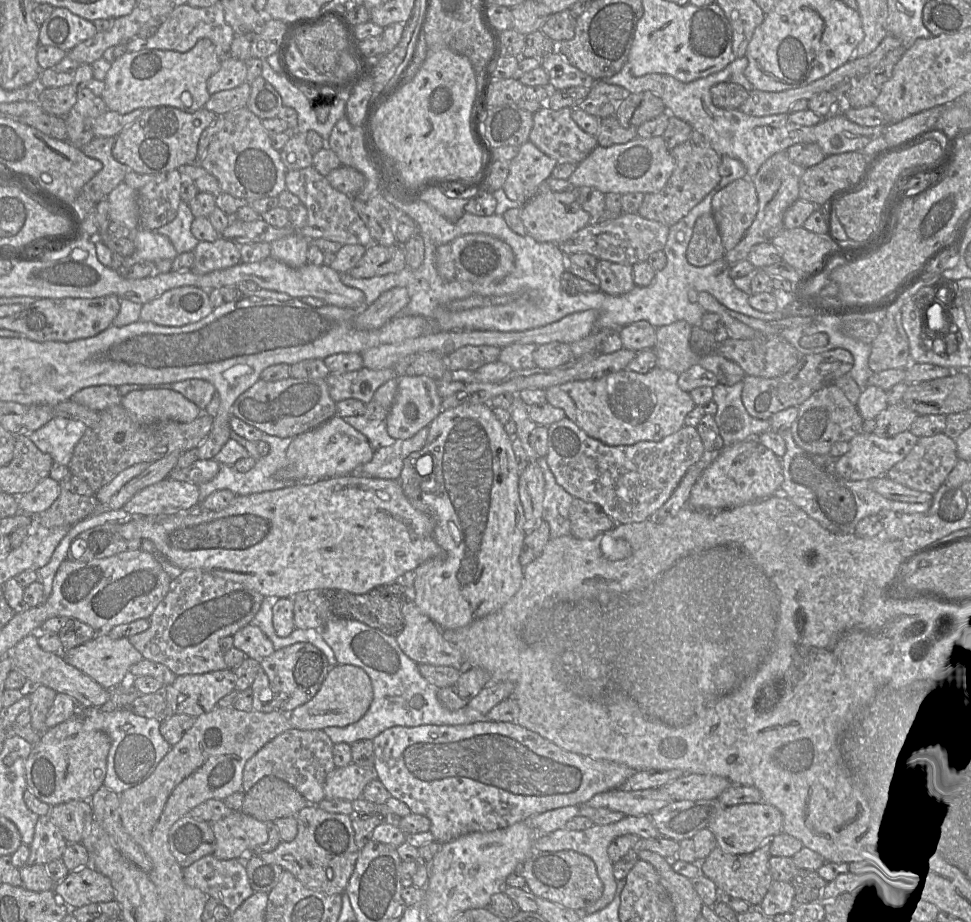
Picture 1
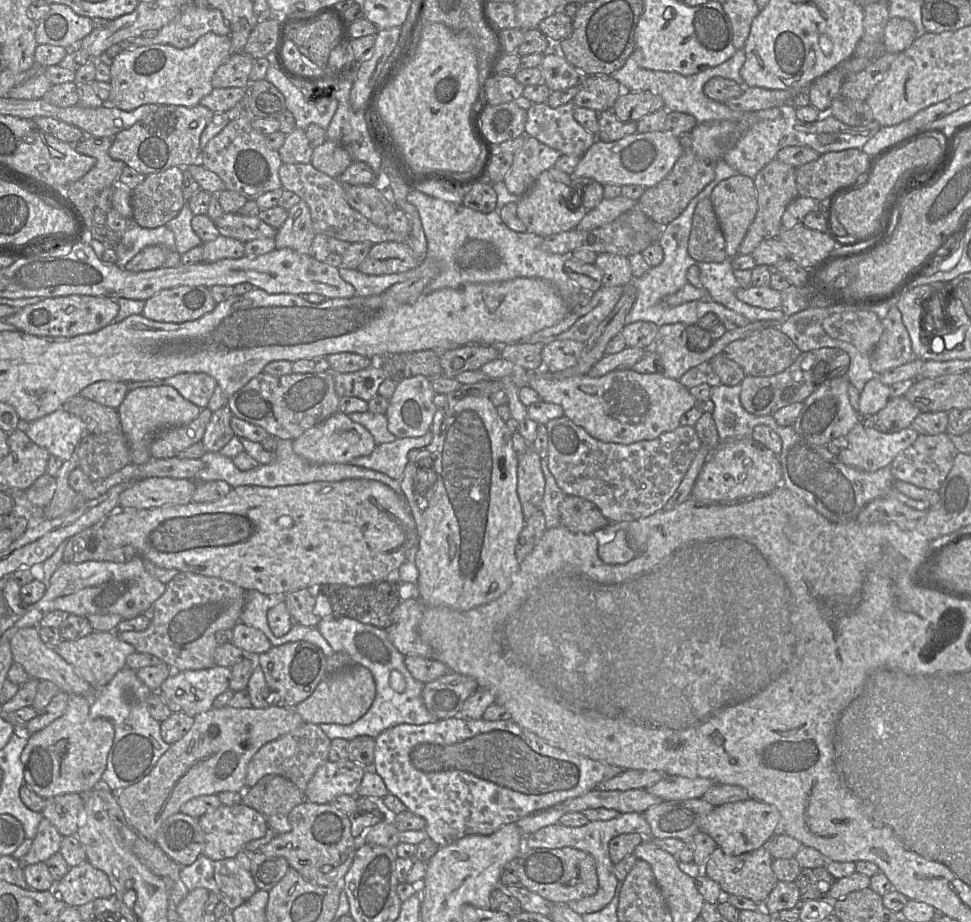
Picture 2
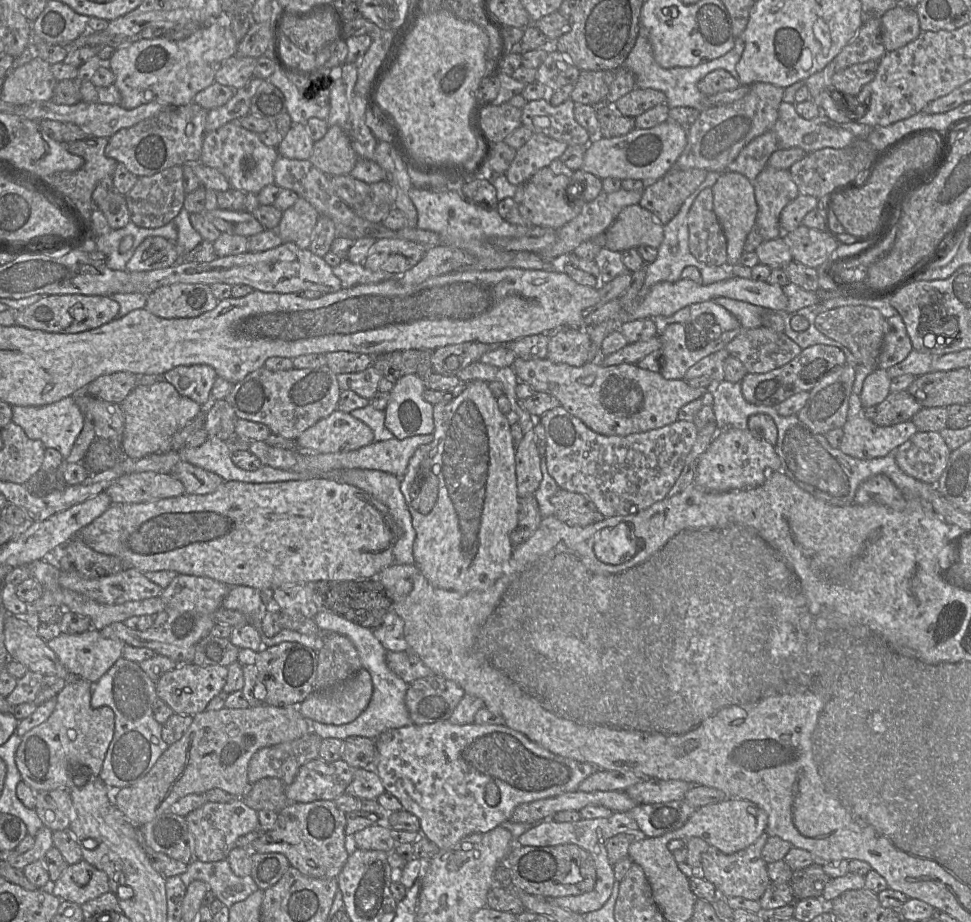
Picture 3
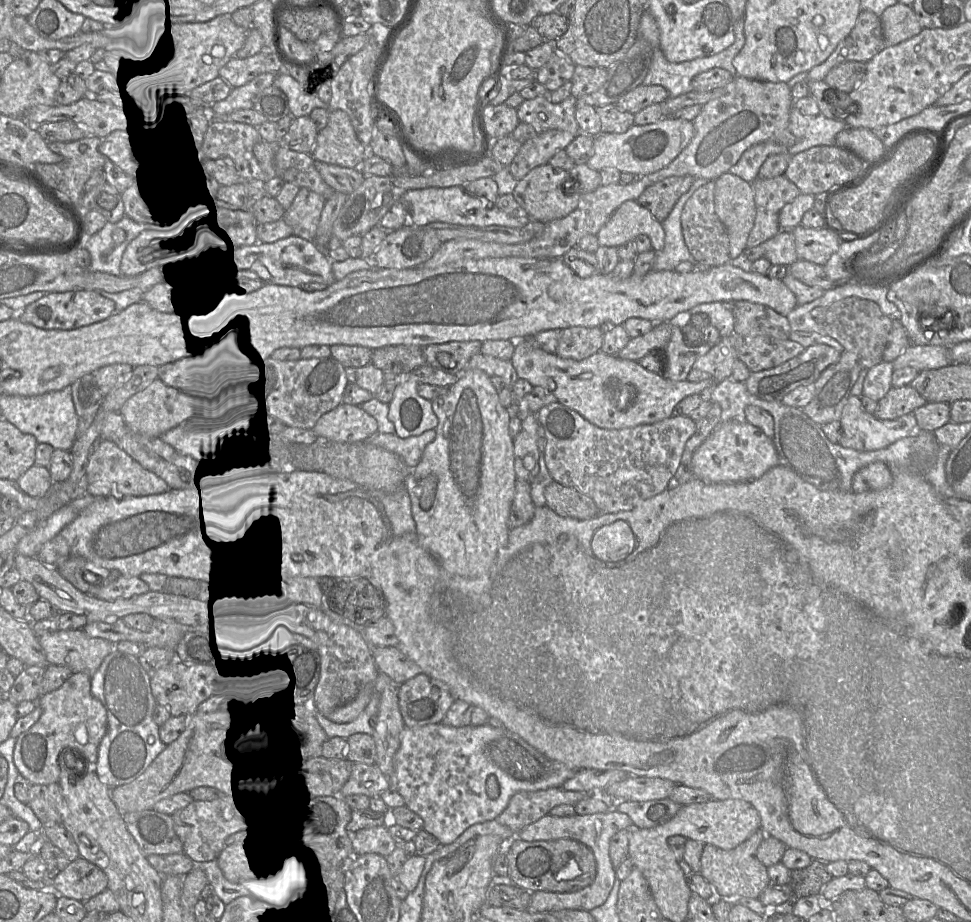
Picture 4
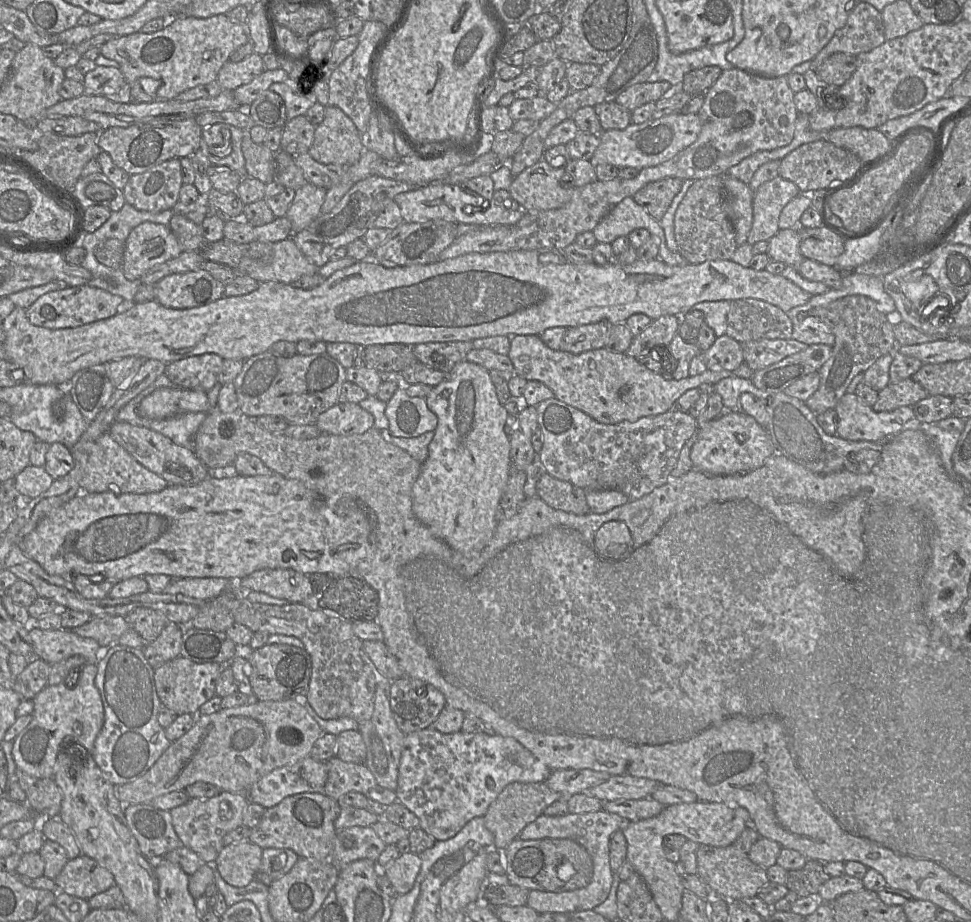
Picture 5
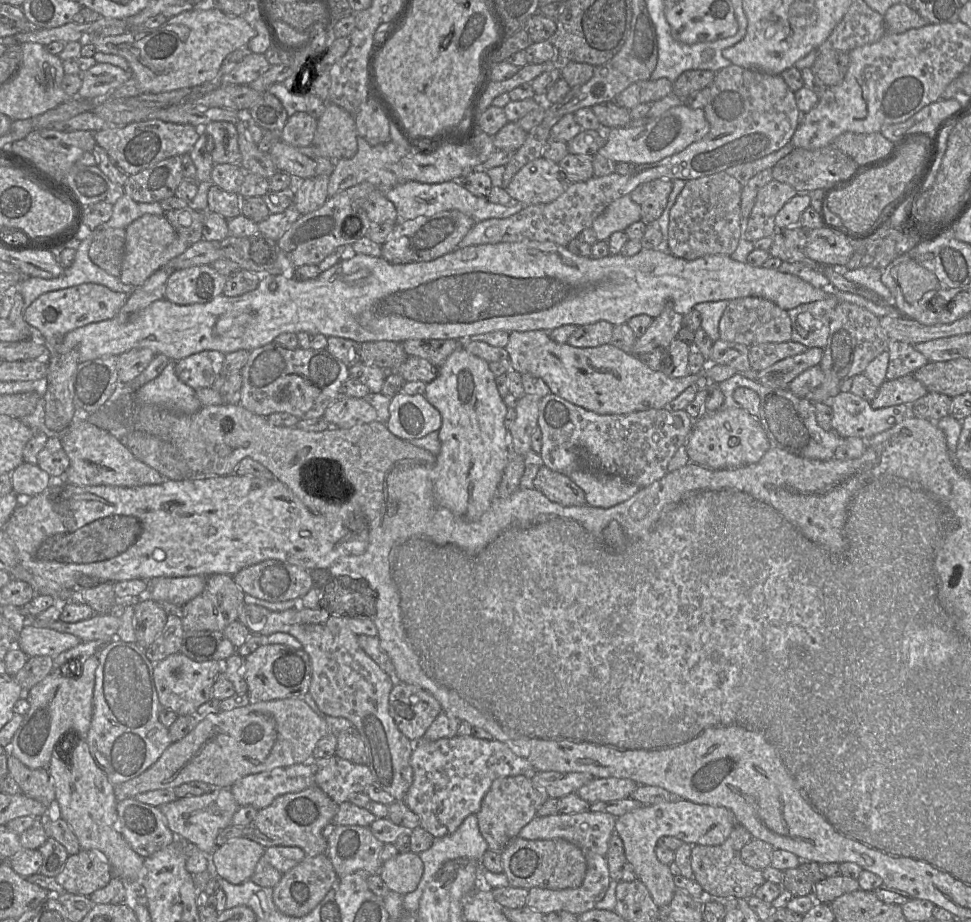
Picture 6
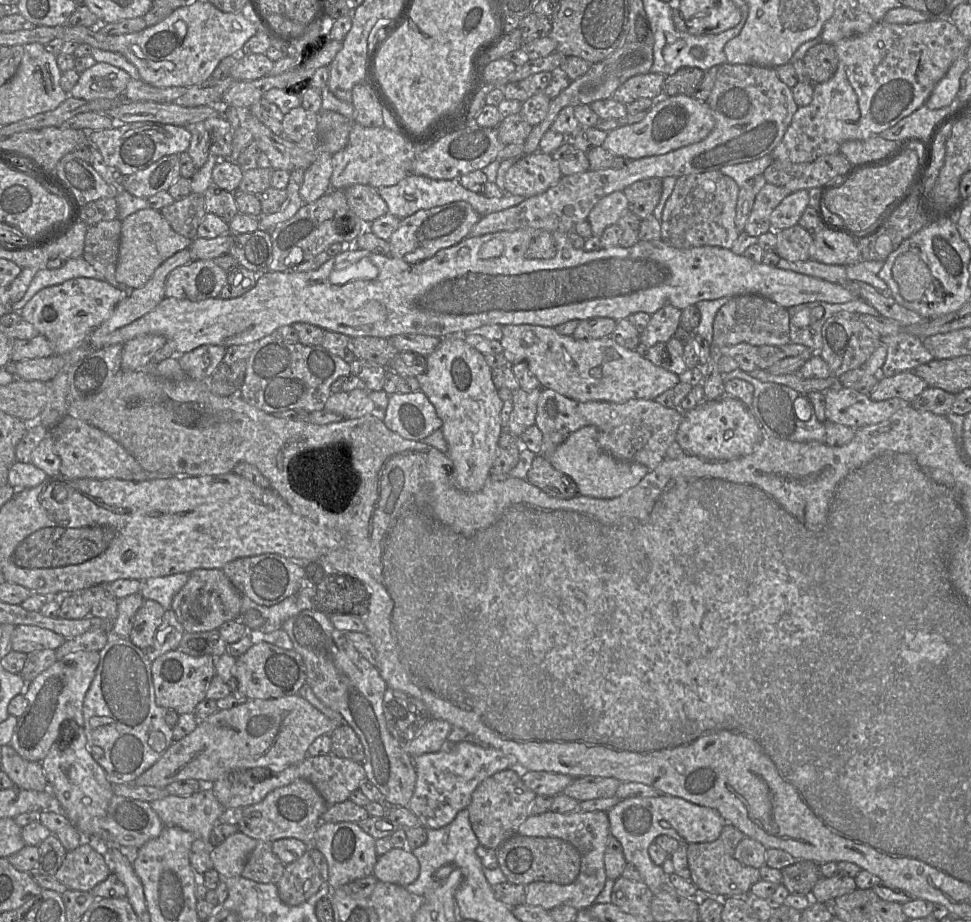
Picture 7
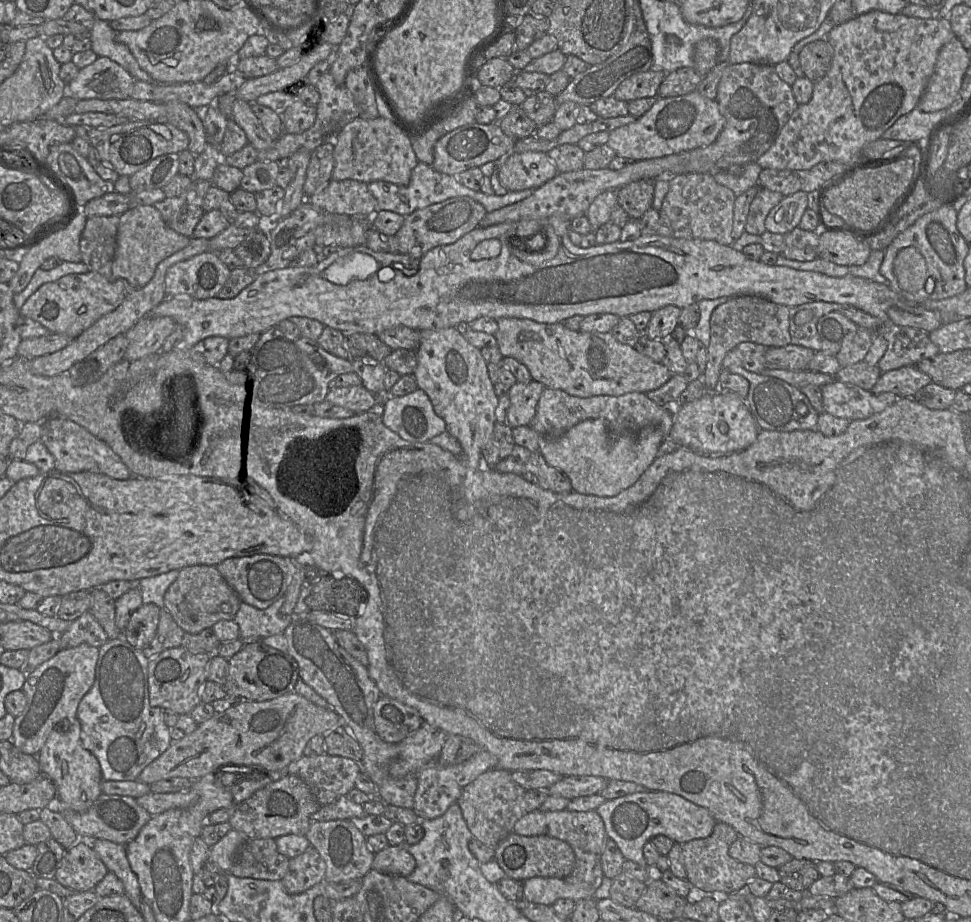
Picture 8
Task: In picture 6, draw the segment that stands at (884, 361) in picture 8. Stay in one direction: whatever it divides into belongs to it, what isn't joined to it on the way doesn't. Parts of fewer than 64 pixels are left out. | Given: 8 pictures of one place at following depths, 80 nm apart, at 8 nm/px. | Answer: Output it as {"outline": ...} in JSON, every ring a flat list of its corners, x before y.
{"outline":[[890,340,888,344,889,362,886,380,913,374,929,361,914,345,897,340]]}

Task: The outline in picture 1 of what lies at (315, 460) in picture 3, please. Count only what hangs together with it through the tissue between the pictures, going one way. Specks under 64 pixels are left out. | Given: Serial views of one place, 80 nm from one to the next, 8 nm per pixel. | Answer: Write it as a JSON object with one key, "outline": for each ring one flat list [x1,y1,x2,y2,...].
{"outline":[[427,426,409,439,397,439,392,446,376,450,371,461,360,466,358,471,363,473,364,476,398,480,405,459,411,453,422,449,426,443,429,431,429,426]]}

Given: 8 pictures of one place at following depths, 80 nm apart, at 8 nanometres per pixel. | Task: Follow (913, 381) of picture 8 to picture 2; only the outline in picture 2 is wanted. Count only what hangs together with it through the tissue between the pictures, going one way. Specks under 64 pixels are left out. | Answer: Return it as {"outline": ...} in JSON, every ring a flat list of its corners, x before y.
{"outline":[[904,396,890,398,885,407,876,414,875,428,883,433,897,432,910,427,920,413]]}

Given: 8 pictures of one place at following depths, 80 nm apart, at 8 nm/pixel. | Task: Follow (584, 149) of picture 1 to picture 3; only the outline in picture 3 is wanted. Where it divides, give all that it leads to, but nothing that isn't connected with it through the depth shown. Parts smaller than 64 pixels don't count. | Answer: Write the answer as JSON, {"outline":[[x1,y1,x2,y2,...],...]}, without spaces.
{"outline":[[545,98,528,101,522,108,521,122,533,134,544,134,569,145,586,145,590,135,574,118,571,98,552,106]]}

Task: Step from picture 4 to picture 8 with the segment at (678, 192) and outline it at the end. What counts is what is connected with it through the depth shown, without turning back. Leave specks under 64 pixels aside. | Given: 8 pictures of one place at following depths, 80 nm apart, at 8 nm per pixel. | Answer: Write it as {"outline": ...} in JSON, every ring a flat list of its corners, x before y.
{"outline":[[655,179,631,182,617,190,618,204,631,219,640,219,652,207]]}

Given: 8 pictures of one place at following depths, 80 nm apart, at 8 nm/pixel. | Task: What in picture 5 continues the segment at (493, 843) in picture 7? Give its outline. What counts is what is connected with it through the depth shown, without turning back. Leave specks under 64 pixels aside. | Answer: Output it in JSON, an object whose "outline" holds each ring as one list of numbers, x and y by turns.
{"outline":[[545,782,508,784,490,804,483,816,486,828,494,836,494,848,503,850,516,838,526,825,543,814,544,809,553,802,565,798,551,790]]}

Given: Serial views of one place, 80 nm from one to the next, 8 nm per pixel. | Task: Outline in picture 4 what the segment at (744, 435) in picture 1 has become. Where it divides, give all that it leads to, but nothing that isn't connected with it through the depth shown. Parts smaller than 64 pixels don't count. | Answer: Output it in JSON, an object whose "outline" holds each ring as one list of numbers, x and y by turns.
{"outline":[[730,378,715,382,712,386,711,402,719,403,721,407,720,422,747,422,745,408,748,405,760,405,758,397,752,395,745,382,737,382]]}

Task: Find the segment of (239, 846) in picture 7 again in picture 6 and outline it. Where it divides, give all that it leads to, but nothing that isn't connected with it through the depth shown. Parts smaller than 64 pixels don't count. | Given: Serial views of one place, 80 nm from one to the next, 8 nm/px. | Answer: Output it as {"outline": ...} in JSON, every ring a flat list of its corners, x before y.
{"outline":[[240,837,217,847,210,855,210,866,216,876,231,884,241,884,254,873,265,848,259,843]]}

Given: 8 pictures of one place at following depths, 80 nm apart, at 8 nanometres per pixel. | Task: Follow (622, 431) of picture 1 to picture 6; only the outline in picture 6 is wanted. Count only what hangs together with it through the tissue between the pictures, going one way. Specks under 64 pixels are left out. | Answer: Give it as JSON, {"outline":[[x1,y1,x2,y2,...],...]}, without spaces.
{"outline":[[544,330,510,332,505,350,516,372,542,379,551,393,600,415,662,409,701,375,713,383,720,383,737,373,727,365,709,364,701,373,672,378,662,371,649,368,633,353,626,353,611,343,578,348,567,343,556,343]]}

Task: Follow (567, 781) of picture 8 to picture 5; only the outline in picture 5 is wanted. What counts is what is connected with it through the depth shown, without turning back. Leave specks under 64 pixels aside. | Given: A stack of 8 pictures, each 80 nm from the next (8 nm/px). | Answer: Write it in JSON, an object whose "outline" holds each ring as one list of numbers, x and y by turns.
{"outline":[[611,776,602,784,588,789,586,793,600,801,643,799,651,798,651,794,658,785,658,782,642,777]]}

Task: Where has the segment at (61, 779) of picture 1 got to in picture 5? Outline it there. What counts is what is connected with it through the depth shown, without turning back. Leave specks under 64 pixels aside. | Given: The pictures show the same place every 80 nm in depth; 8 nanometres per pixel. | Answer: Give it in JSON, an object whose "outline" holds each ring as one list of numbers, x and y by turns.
{"outline":[[87,662,81,667,80,677,73,688,64,683,47,685,33,699,32,720,13,740,13,758,16,766,36,778,52,778,59,752,74,746,84,747,92,755,95,740,104,724,104,708,95,677,97,666]]}

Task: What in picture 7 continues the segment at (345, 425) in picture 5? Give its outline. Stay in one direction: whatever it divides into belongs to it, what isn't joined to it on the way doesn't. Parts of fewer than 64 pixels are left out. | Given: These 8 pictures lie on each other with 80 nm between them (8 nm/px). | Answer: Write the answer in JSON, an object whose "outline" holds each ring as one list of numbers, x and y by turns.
{"outline":[[354,389,349,392,332,393,324,409,340,414,344,419,355,419,371,414,374,408,375,403,368,390]]}

